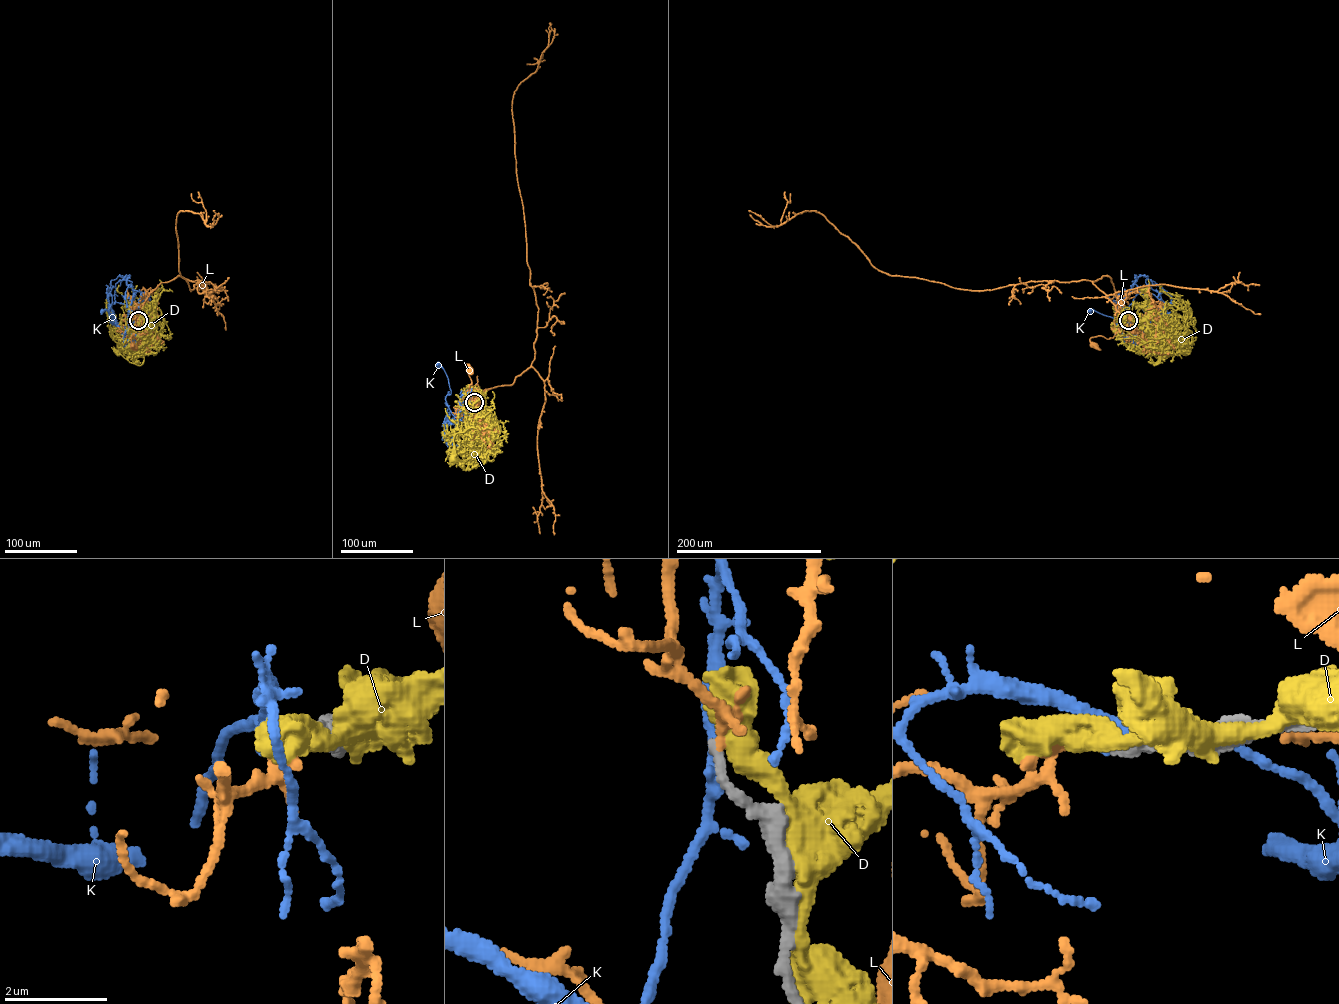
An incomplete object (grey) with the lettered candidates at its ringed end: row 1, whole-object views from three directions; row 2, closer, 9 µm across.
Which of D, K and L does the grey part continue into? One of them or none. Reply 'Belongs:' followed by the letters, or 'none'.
Belongs: none

